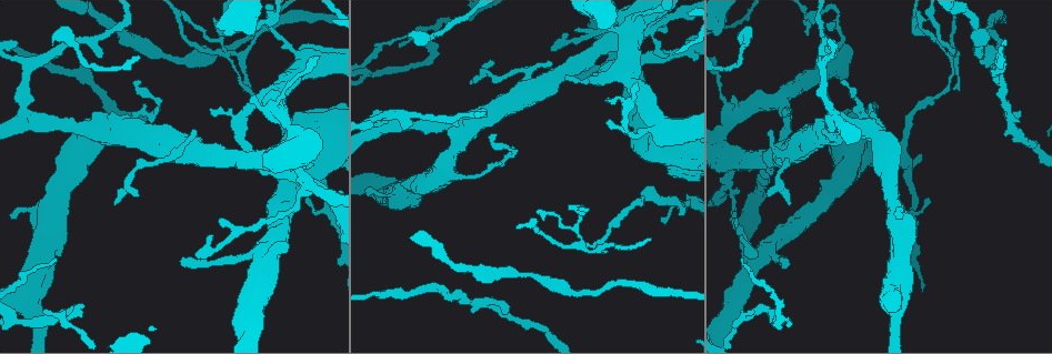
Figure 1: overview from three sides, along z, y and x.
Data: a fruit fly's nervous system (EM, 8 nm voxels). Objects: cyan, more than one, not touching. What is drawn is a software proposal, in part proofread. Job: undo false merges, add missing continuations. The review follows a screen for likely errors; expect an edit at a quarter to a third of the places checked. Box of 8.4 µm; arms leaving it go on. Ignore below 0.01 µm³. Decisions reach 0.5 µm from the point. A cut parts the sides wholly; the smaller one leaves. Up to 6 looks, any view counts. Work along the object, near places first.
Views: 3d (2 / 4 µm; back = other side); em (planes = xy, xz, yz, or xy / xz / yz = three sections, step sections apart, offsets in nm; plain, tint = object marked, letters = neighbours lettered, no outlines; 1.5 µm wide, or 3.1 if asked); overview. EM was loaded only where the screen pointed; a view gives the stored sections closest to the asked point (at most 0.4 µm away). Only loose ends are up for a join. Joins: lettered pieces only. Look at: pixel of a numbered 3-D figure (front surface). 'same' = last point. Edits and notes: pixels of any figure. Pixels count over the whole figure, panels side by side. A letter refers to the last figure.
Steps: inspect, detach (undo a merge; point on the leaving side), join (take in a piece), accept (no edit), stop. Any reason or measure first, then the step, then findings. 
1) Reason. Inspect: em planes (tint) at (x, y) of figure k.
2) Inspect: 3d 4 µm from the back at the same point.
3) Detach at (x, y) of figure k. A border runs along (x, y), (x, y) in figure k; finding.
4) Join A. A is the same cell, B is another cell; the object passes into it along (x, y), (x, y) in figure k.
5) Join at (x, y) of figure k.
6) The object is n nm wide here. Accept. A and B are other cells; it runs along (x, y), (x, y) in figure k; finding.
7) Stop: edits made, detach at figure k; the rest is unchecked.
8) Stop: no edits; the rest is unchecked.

An open end. Inspect: 3d 4 µm at (101, 54) of figure 1.

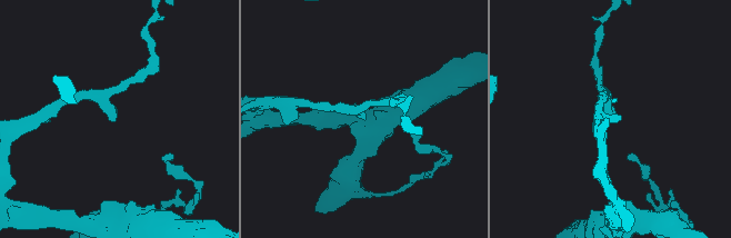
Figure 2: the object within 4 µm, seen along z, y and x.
Inspect: em planes (letters) at (365, 118) of figure 2.

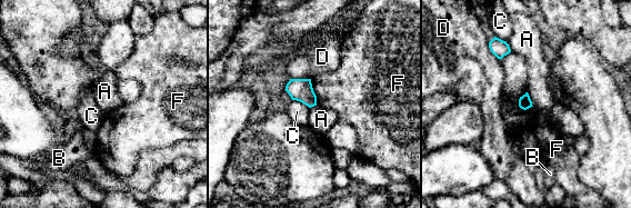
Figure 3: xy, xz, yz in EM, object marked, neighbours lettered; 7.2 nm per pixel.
The longest contact is with F, 150 nm. Accept. A, B, C, D and F are other cells; no lettered piece goes on from it.

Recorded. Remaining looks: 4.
Calibre changes. Inspect: 3d 2 µm from the back at (1003, 51) of figure 1.

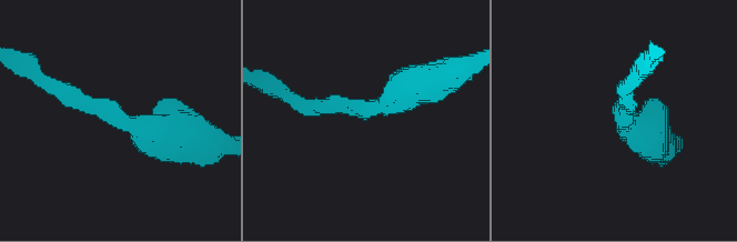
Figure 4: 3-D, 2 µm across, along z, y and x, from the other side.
Shape alone is not enough. Inspect: em xz step 8 (tint) at (371, 110) of figure 4.

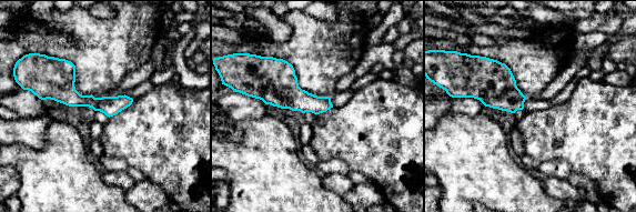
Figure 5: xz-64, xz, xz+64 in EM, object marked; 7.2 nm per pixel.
Another direction. Inspect: em planes (letters) at the same point.

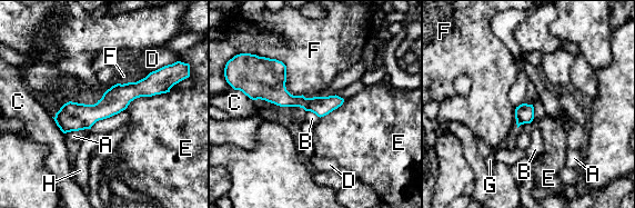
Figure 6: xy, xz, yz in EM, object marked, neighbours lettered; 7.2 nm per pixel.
Accept. A, B, C, D, E, F, G and H are other cells; it runs along (164, 83), (57, 118) in figure 6; all the same cell.

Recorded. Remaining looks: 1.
Stop: no edits; the rest is unchecked.

